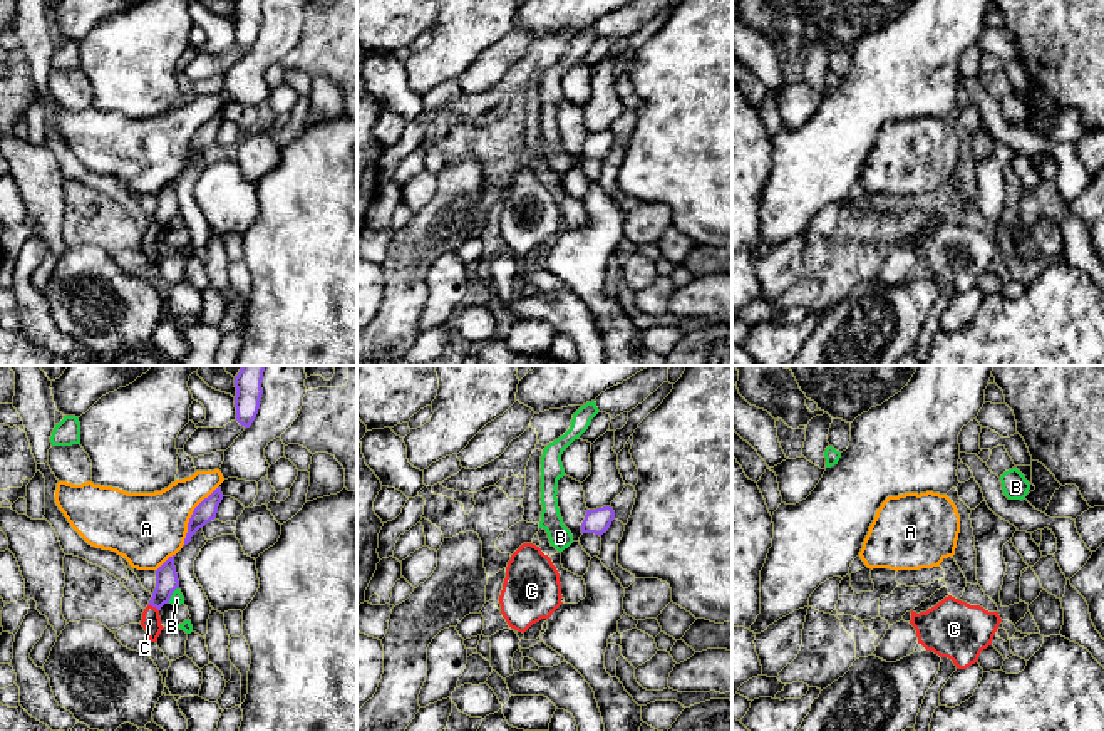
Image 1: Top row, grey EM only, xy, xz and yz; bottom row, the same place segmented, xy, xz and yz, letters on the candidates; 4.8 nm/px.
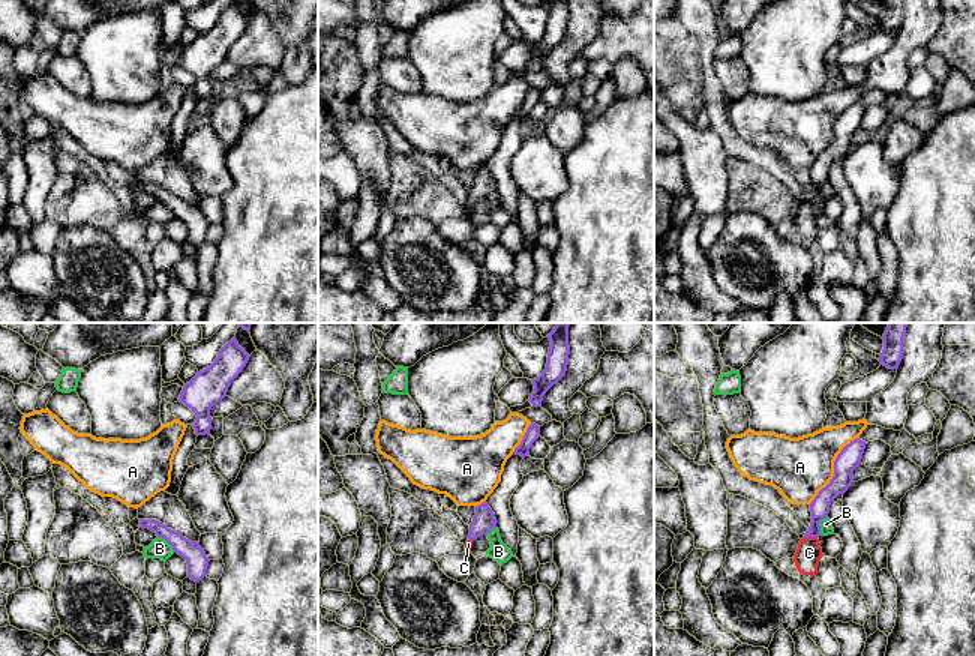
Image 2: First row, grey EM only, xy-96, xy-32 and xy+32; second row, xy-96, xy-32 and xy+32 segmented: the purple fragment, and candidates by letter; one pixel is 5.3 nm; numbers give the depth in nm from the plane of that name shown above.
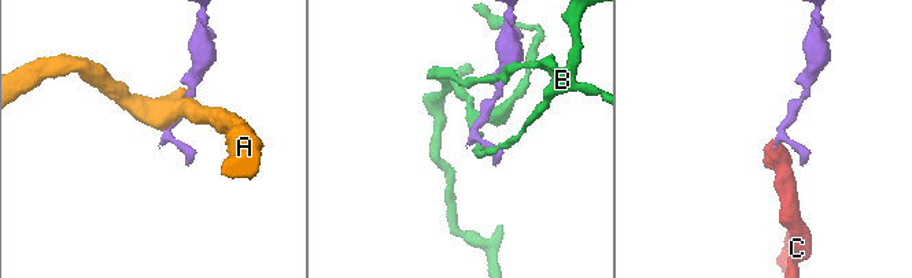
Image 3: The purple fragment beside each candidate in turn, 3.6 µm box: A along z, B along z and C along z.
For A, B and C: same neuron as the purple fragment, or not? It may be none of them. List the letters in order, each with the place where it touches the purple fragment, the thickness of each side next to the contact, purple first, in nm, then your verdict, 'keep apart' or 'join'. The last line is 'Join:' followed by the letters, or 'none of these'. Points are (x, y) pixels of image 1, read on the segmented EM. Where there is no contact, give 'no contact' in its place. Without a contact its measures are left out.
A: meets purple in xy at (191, 515); 100 nm thick on the purple side, 360 nm on the other; keep apart
B: meets purple in xy at (171, 594); 110 nm thick on the purple side, 60 nm on the other; keep apart
C: meets purple in xy at (153, 606); 110 nm thick on the purple side, 90 nm on the other; join
Join: C

